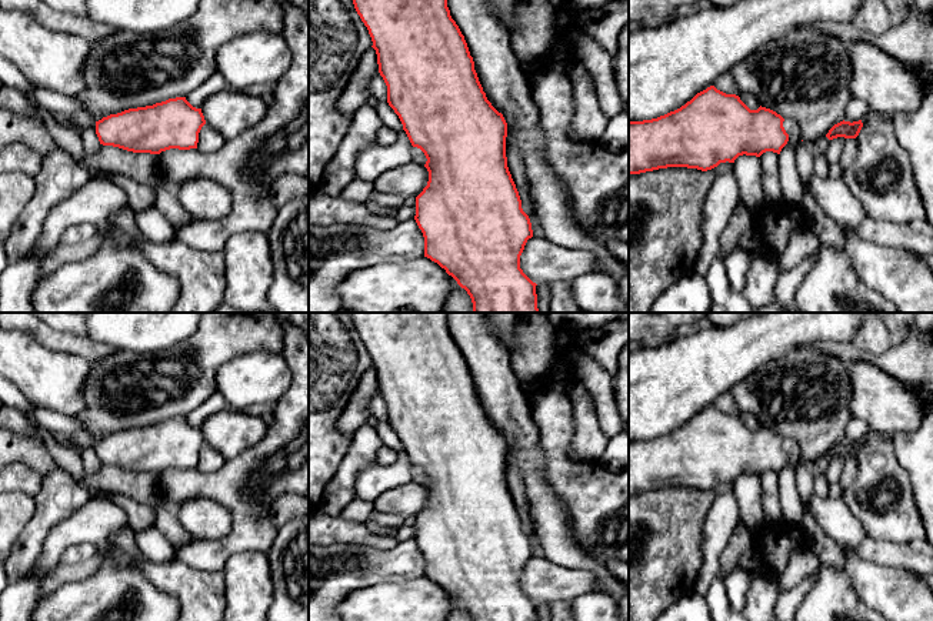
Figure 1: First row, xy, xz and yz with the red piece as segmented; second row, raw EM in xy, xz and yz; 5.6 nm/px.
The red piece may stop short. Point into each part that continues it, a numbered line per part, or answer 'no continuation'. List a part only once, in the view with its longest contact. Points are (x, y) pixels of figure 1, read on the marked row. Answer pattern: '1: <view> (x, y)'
no continuation

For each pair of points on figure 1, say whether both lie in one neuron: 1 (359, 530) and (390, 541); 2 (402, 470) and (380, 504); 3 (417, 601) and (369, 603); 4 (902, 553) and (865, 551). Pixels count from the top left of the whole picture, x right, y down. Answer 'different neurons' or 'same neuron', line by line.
1: same neuron
2: different neurons
3: same neuron
4: same neuron

